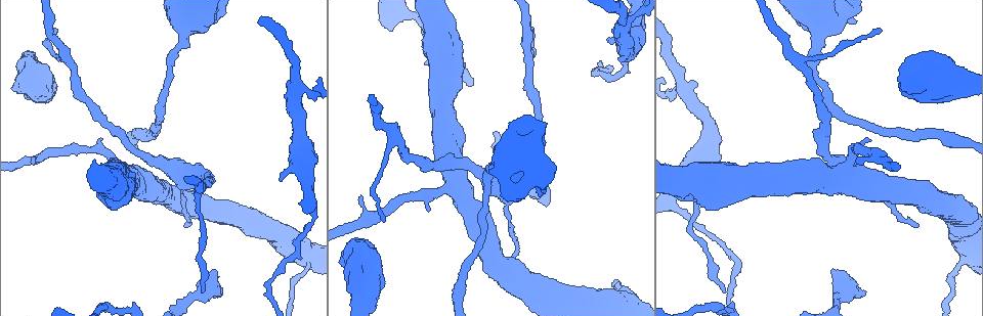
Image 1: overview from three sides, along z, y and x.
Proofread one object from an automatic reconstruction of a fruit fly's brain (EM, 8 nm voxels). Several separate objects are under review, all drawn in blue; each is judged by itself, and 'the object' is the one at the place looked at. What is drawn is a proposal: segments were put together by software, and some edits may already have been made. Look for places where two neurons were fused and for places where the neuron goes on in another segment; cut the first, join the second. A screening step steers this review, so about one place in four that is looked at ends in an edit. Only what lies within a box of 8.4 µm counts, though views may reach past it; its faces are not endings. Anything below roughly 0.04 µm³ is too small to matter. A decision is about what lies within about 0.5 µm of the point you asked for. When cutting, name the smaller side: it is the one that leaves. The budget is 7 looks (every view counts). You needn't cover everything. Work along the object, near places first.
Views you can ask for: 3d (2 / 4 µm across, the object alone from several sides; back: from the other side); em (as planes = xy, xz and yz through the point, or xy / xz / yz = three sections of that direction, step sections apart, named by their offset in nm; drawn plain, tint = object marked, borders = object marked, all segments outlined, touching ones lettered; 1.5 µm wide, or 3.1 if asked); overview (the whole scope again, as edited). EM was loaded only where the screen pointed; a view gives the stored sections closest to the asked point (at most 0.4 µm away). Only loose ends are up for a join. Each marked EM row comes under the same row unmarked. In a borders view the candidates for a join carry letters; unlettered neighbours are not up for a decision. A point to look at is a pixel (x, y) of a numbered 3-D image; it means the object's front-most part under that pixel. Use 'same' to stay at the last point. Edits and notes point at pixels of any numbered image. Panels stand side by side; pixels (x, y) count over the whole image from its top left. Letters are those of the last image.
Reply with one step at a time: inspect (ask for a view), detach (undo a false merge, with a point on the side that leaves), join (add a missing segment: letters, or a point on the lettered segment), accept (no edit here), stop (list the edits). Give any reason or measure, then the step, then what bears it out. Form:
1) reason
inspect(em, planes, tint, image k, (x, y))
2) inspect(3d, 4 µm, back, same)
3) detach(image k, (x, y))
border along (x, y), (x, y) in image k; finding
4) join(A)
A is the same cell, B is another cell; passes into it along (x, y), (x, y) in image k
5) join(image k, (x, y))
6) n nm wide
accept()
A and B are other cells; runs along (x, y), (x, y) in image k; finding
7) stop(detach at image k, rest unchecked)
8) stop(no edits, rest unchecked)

thin end
inspect(3d, 2 µm, image 1, (724, 292))

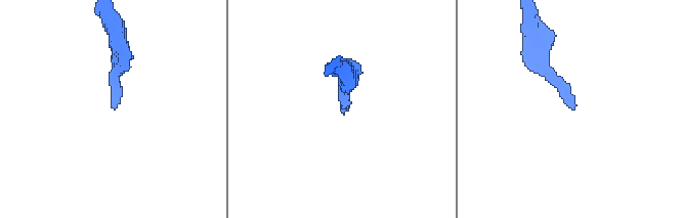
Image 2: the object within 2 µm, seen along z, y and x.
now the EM
inspect(em, planes, borders, image 2, (574, 106))

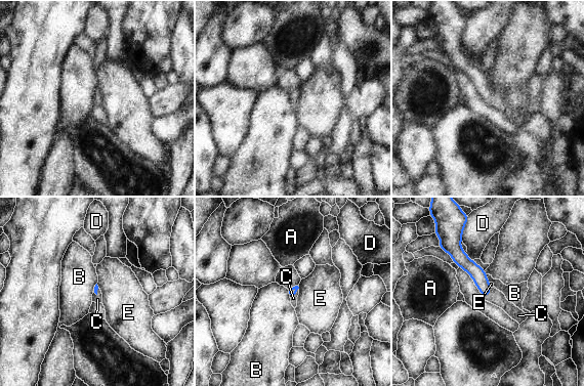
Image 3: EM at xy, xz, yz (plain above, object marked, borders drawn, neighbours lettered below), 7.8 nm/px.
join(C)
C is the same cell, A, B, D and E are other cells; passes into it along (478, 275), (489, 294), (496, 297) in image 3; the neuron continues

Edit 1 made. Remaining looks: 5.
see it whole again
inspect(overview)

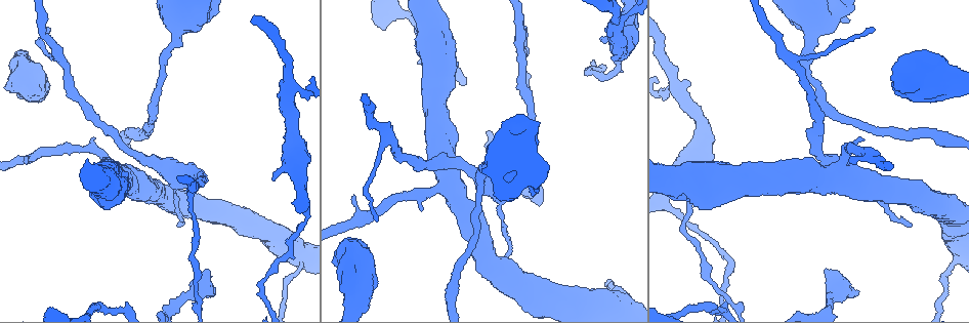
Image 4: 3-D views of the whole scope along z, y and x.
sudden change in width
inspect(em, planes, tint, image 4, (191, 190))

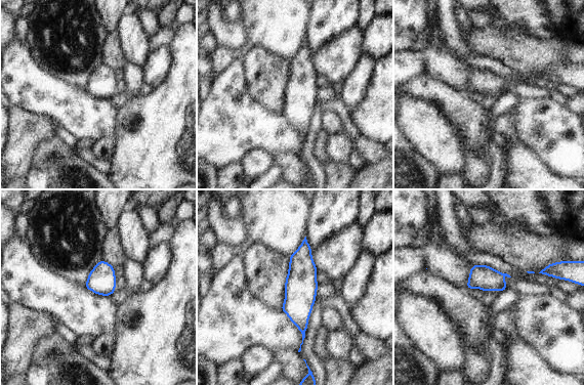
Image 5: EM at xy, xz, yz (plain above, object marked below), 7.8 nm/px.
inspect(em, planes, borders, same)

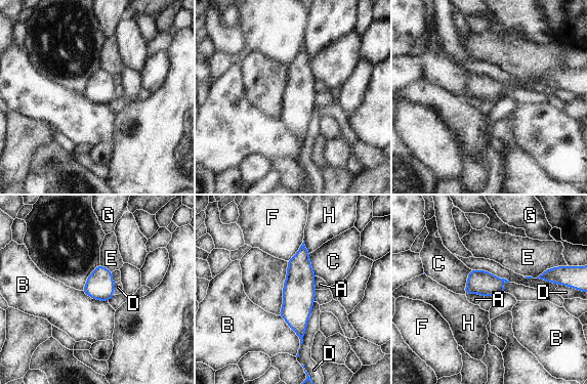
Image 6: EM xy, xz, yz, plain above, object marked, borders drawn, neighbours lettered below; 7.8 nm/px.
accept()
A, B, C, D, E, F, G and H are other cells; continuous, no second neuron

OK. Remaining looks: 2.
sudden change in width
inspect(3d, 4 µm, image 4, (957, 258))

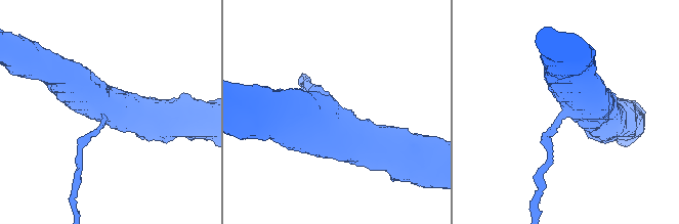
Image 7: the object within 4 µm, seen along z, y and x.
now the EM
inspect(em, yz, step 4, borders, image 7, (330, 113))

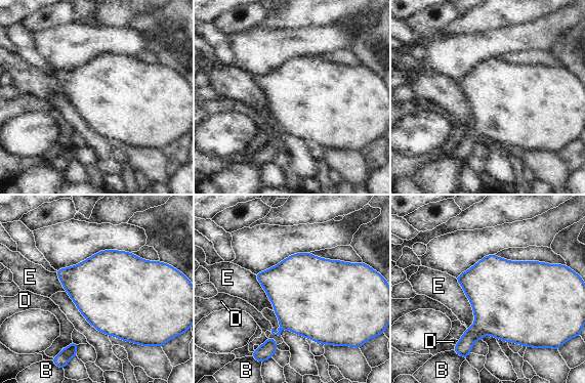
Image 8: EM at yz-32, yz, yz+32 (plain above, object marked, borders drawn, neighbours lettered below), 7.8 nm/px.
550 nm wide
accept()
B, D and E are other cells; border along (453, 350), (462, 356) in image 8; one neuron here

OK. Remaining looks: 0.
stop(join at image 3, rest unchecked)

